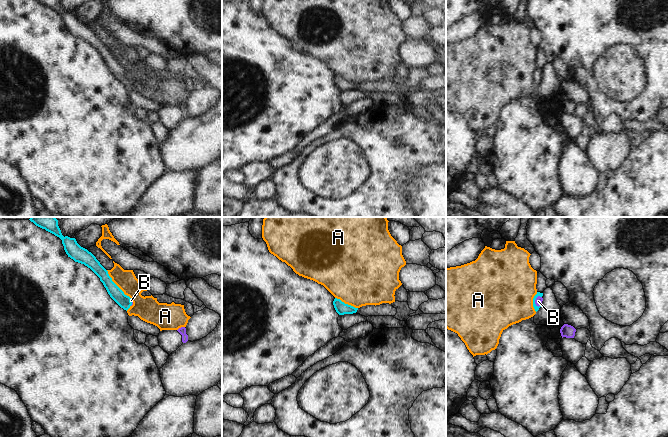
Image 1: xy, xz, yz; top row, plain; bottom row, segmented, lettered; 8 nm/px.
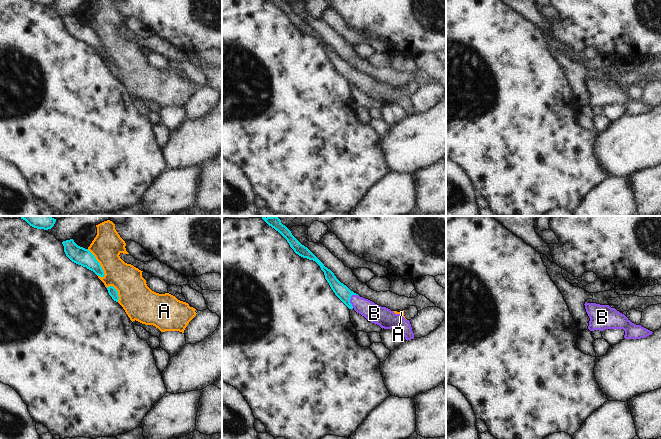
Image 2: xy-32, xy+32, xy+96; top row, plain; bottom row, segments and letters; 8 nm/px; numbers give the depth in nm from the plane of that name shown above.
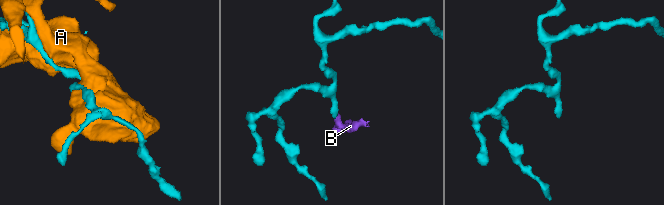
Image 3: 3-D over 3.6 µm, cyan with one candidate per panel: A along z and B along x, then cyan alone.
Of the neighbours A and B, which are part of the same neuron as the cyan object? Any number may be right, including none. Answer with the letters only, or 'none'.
B

